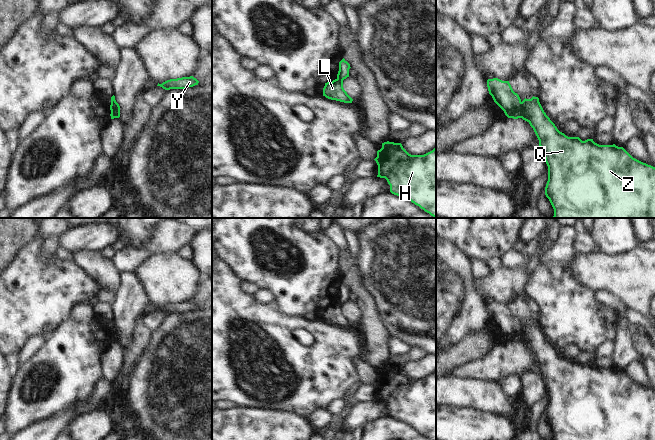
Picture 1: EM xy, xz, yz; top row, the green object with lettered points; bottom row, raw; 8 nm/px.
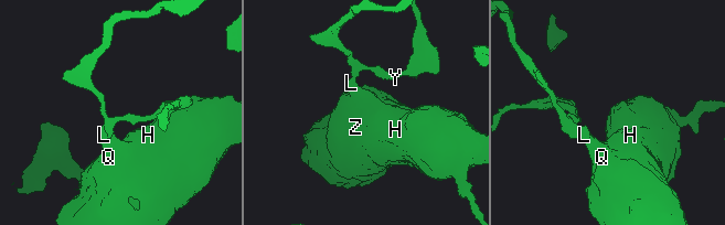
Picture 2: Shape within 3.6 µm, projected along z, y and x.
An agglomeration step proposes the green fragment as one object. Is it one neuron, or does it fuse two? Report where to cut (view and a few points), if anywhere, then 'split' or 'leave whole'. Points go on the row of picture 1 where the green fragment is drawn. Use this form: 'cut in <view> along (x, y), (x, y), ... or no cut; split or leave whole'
cut in yz along (520, 102), (522, 107), (521, 117); split

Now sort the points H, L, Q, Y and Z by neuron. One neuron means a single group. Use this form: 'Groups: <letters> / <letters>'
Groups: H L Q Z / Y.

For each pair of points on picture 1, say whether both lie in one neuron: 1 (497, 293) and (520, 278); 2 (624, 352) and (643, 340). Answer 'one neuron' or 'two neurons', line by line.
1: one neuron
2: two neurons

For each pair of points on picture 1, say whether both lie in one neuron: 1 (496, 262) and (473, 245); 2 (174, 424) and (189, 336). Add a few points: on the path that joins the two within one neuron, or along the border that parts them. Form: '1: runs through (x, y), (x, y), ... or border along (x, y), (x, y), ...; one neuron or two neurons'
1: border along (500, 256), (494, 256), (485, 262); two neurons
2: runs through (189, 402), (189, 358); one neuron

